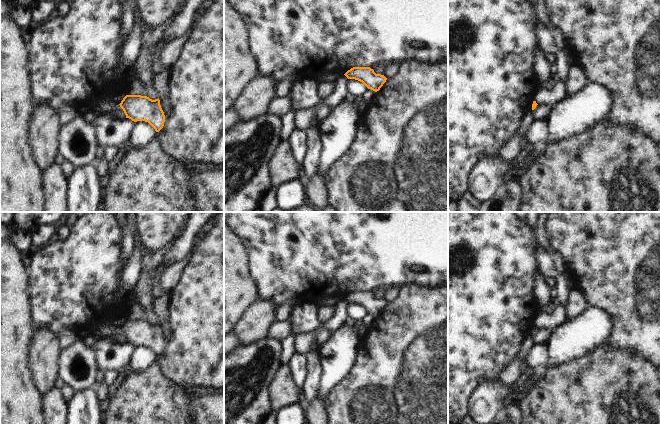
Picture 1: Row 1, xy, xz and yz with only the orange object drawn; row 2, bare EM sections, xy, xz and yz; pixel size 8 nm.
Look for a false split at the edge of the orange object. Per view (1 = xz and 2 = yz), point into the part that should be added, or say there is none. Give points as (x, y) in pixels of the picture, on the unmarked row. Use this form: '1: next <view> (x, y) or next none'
1: next none
2: next none

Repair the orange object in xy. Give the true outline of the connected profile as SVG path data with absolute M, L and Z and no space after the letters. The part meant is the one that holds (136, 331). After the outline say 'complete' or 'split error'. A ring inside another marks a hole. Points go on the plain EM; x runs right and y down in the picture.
M126 319L119 328L126 342L134 346L148 346L156 356L159 356L165 346L165 339L160 329L160 324L152 324L147 320Z | complete

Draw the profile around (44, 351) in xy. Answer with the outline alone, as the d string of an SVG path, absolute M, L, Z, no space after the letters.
M35 327L28 349L28 365L34 384L43 395L58 377L60 347L57 335L44 327Z

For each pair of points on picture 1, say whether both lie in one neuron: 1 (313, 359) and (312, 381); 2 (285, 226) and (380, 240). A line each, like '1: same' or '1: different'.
1: same
2: same

